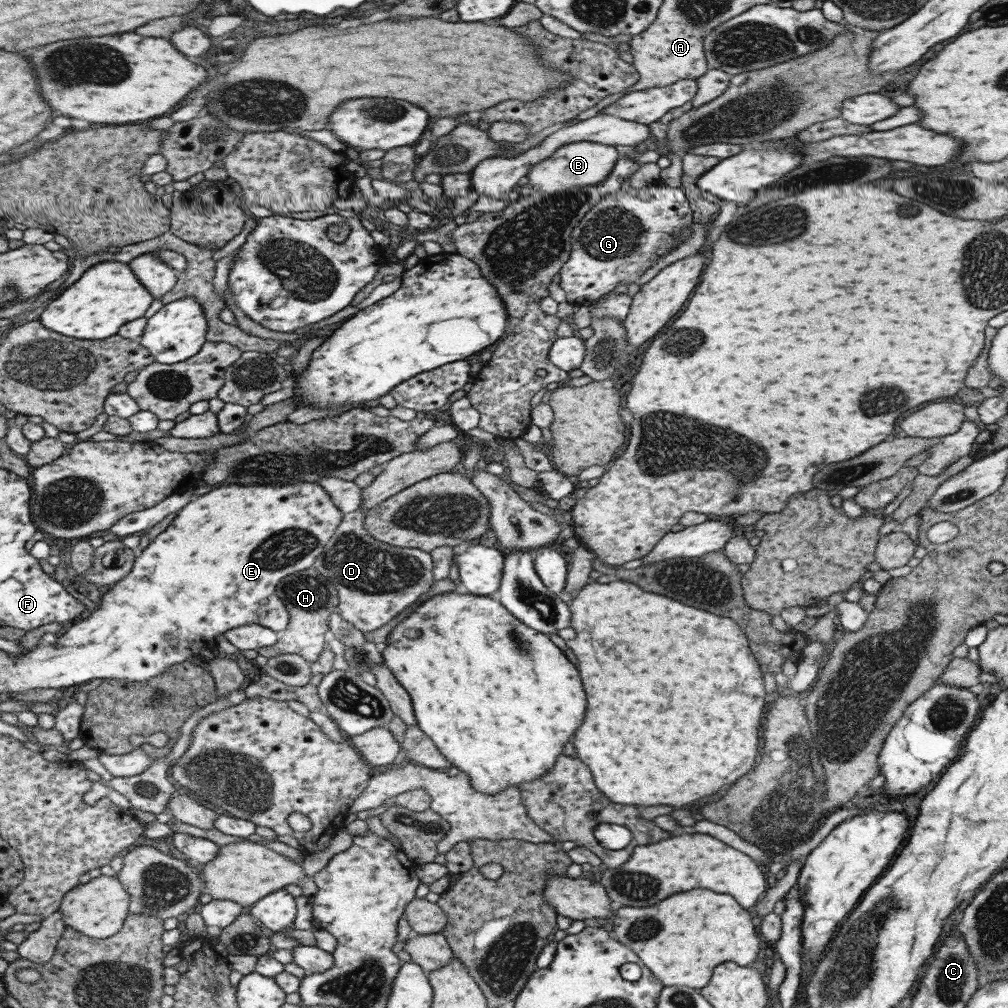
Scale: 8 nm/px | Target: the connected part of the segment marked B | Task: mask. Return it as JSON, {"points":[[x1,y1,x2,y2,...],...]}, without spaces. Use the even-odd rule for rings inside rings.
{"points":[[581,140,559,146,551,155,537,161,529,167,527,176,523,182,532,186,536,193,557,194,567,192,575,186,595,186,607,178,615,164,615,160,621,155,615,147,605,144,597,144]]}

